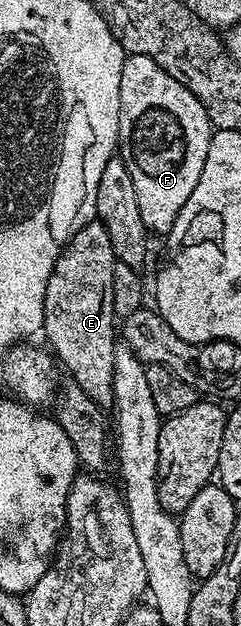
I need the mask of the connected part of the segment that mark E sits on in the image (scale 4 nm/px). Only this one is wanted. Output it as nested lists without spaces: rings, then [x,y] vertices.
[[[98,220],[87,222],[82,228],[78,228],[78,232],[74,232],[74,236],[64,247],[63,252],[58,256],[58,260],[54,264],[54,272],[50,272],[50,284],[46,284],[46,304],[44,305],[44,328],[43,337],[48,337],[47,345],[50,347],[51,353],[54,355],[57,363],[61,367],[64,366],[69,370],[71,381],[78,384],[78,388],[82,388],[82,392],[86,392],[86,396],[90,396],[90,400],[94,400],[102,408],[108,408],[113,405],[114,396],[114,356],[118,345],[118,319],[114,312],[114,264],[117,262],[116,253],[110,244],[110,235],[106,233],[106,228]]]

